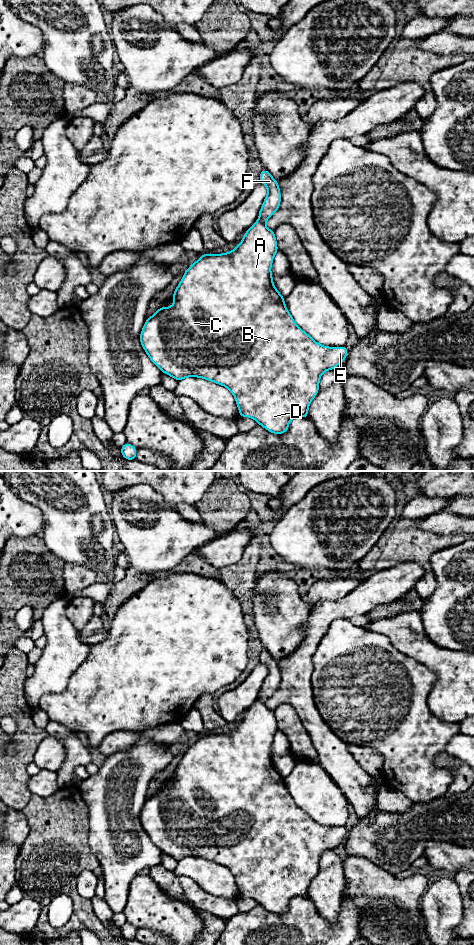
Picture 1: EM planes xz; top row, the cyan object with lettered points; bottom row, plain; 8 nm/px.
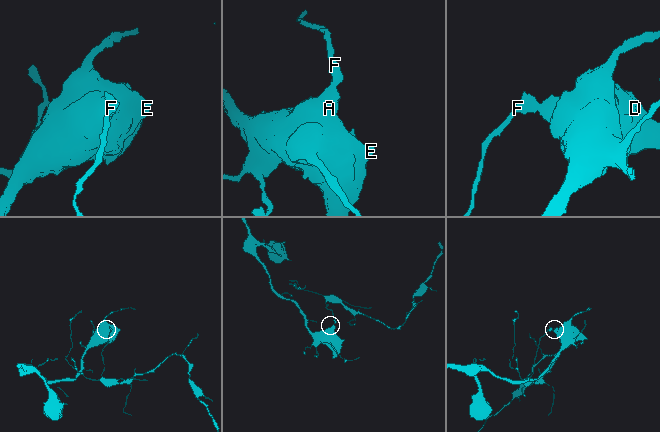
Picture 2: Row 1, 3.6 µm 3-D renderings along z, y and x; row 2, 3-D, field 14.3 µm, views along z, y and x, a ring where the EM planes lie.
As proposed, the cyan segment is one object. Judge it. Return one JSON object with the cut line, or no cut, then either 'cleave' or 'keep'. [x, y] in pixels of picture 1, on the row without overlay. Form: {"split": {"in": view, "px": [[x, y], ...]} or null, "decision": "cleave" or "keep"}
{"split": {"in": "xz", "px": [[258, 699], [263, 703]]}, "decision": "cleave"}

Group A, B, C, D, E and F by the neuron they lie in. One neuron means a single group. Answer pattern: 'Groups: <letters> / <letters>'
Groups: A B C D E / F

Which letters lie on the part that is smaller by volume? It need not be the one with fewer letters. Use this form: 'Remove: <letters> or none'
Remove: F

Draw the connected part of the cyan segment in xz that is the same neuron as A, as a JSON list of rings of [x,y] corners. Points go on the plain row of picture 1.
[[[257,700],[244,714],[239,725],[228,733],[203,734],[200,739],[193,742],[184,752],[182,760],[176,767],[172,776],[174,784],[171,787],[160,787],[157,792],[148,797],[140,813],[140,822],[151,841],[165,854],[180,861],[187,857],[199,857],[220,864],[228,868],[237,883],[239,896],[250,897],[266,910],[273,914],[284,914],[289,907],[290,900],[297,897],[308,897],[308,888],[317,875],[321,855],[327,850],[333,850],[344,842],[348,830],[346,826],[327,827],[312,819],[312,817],[299,808],[292,795],[286,788],[284,777],[275,768],[271,753],[271,746],[275,734],[278,732],[277,722],[273,710]]]

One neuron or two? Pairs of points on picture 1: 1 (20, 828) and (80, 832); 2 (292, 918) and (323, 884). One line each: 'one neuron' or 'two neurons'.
1: two neurons
2: two neurons

